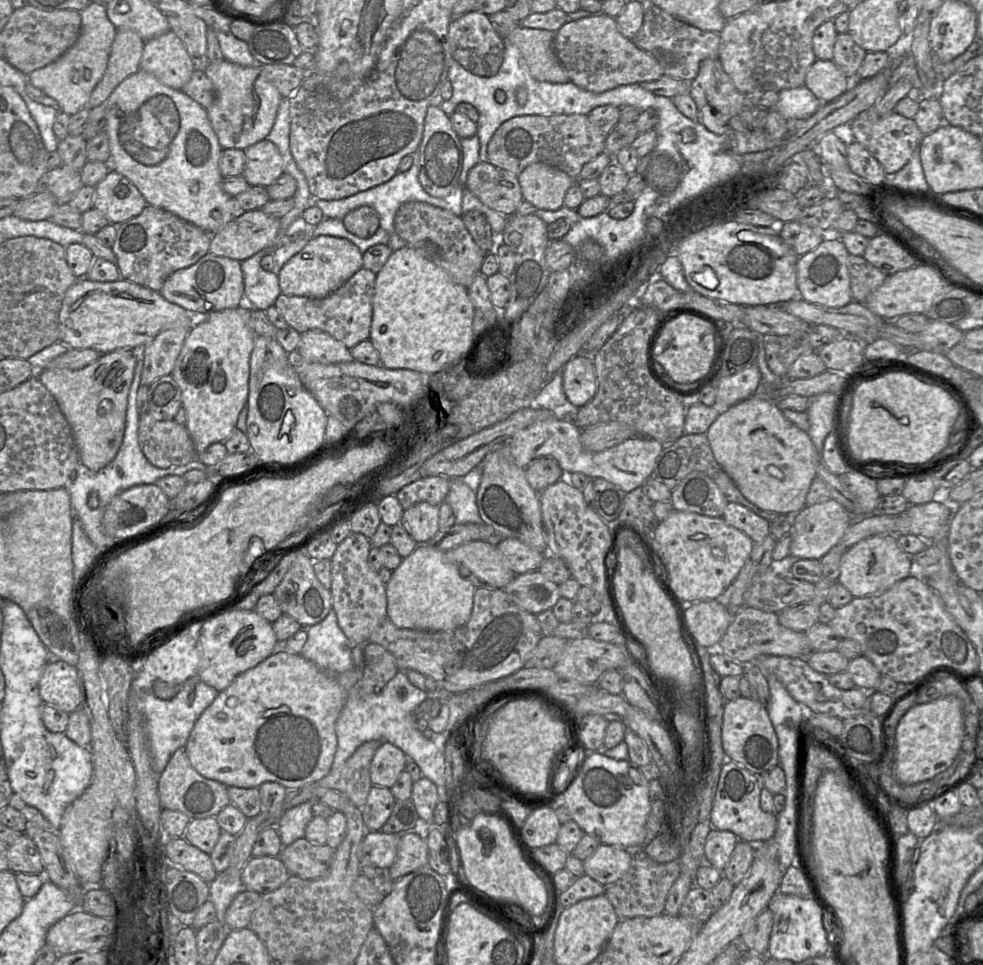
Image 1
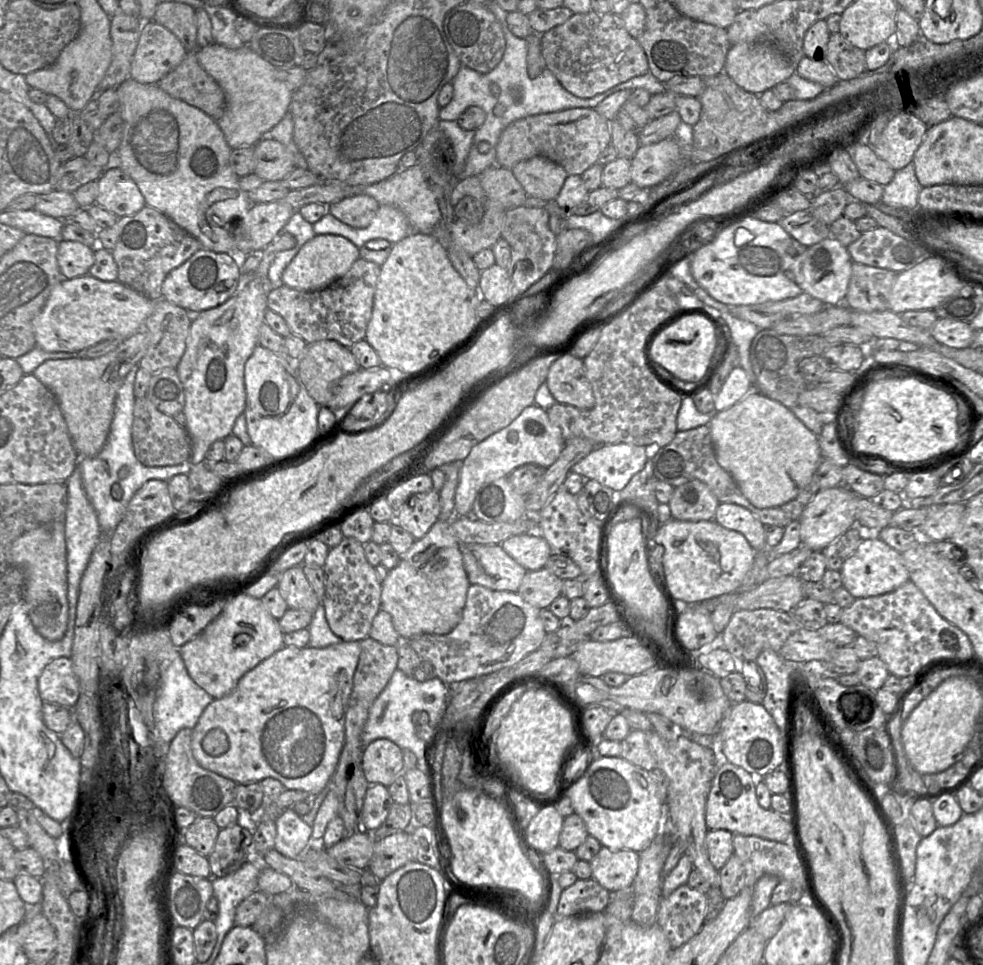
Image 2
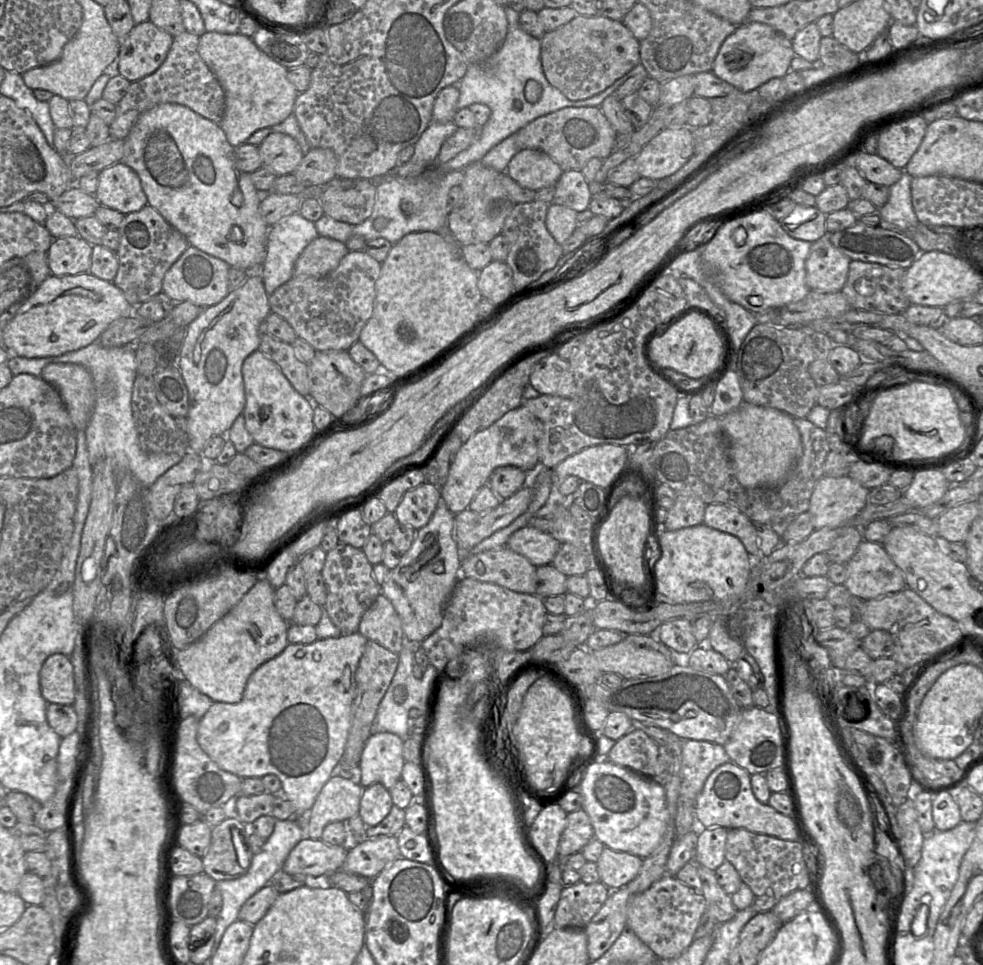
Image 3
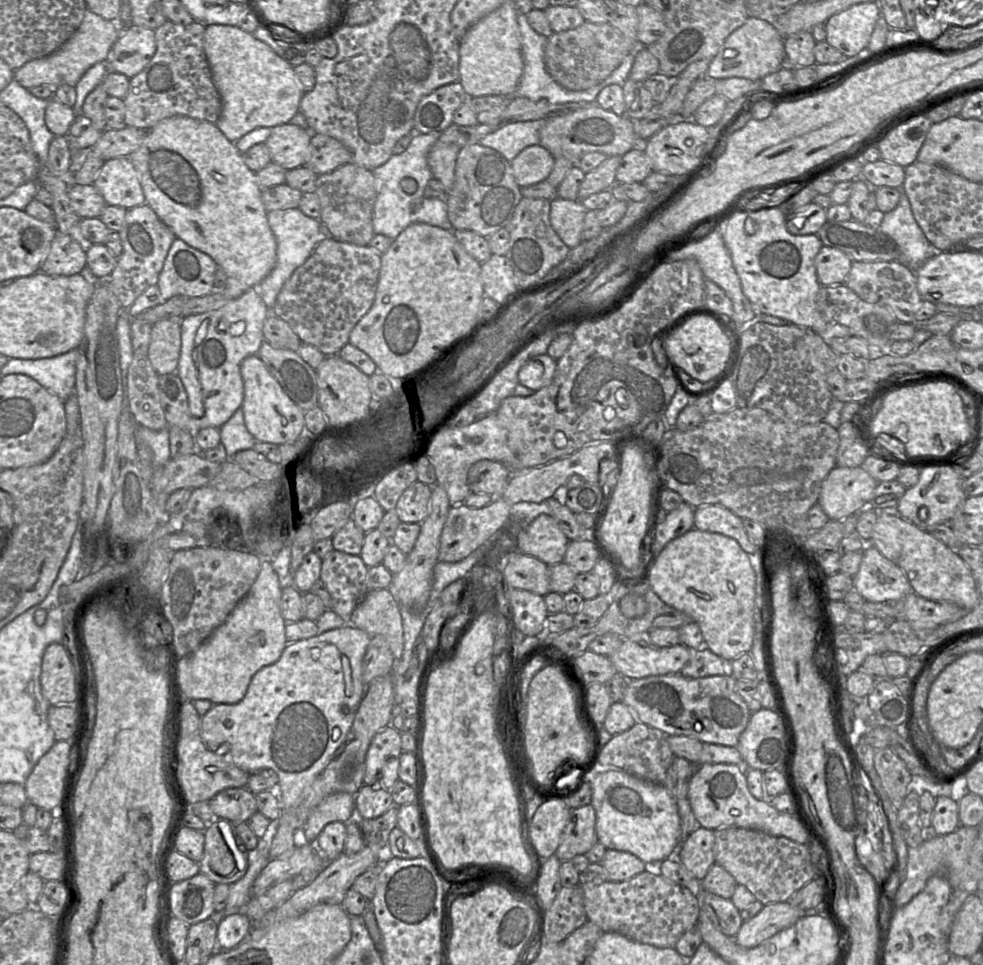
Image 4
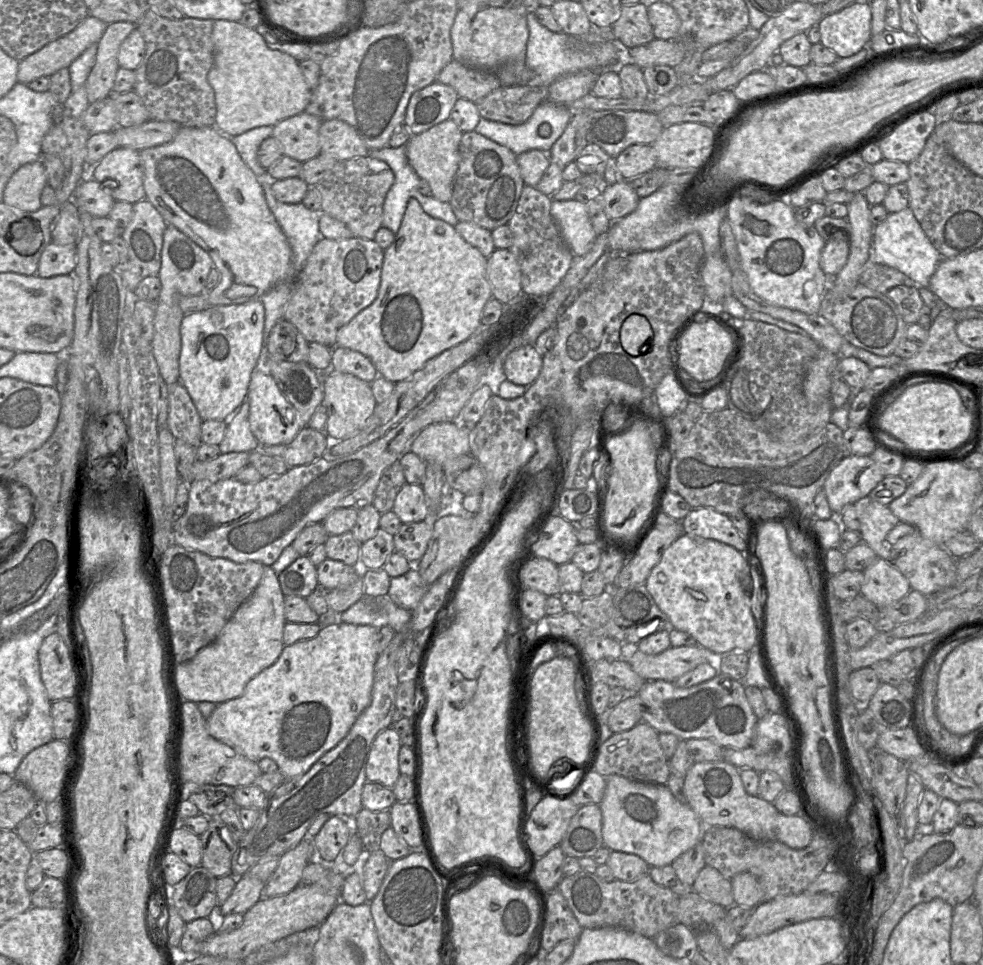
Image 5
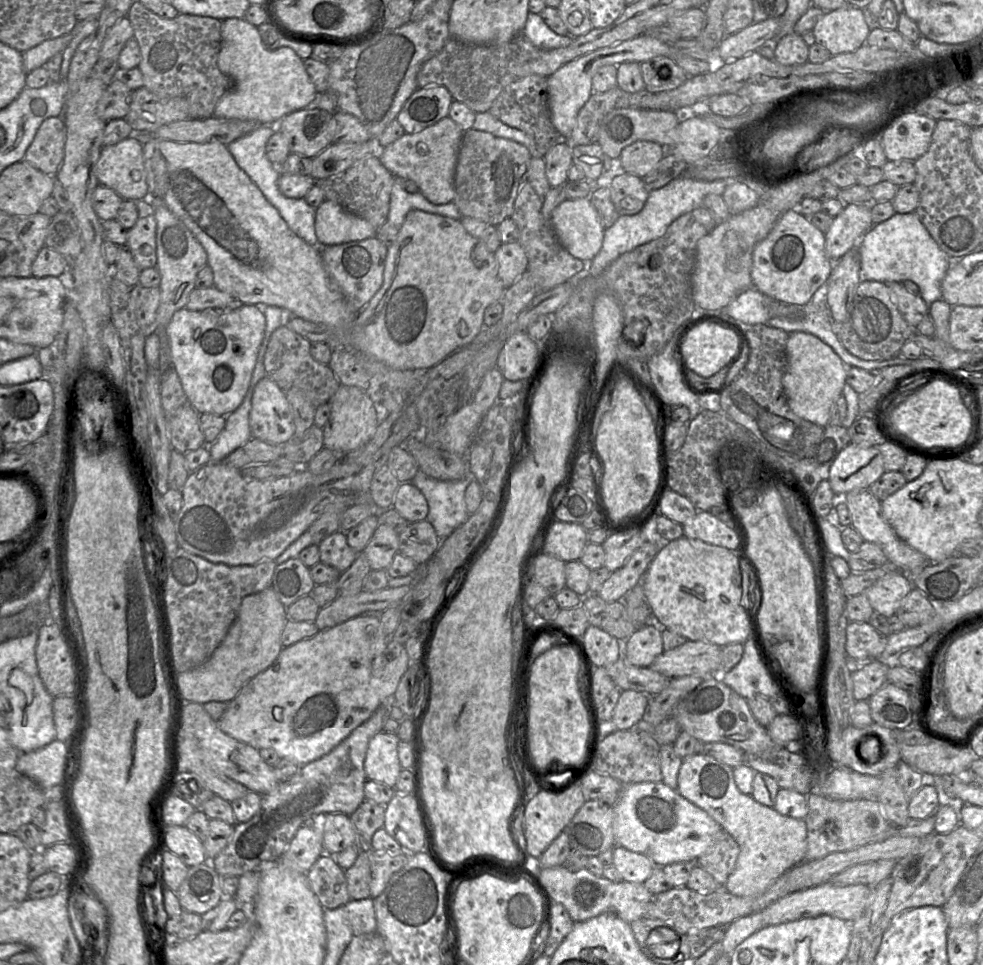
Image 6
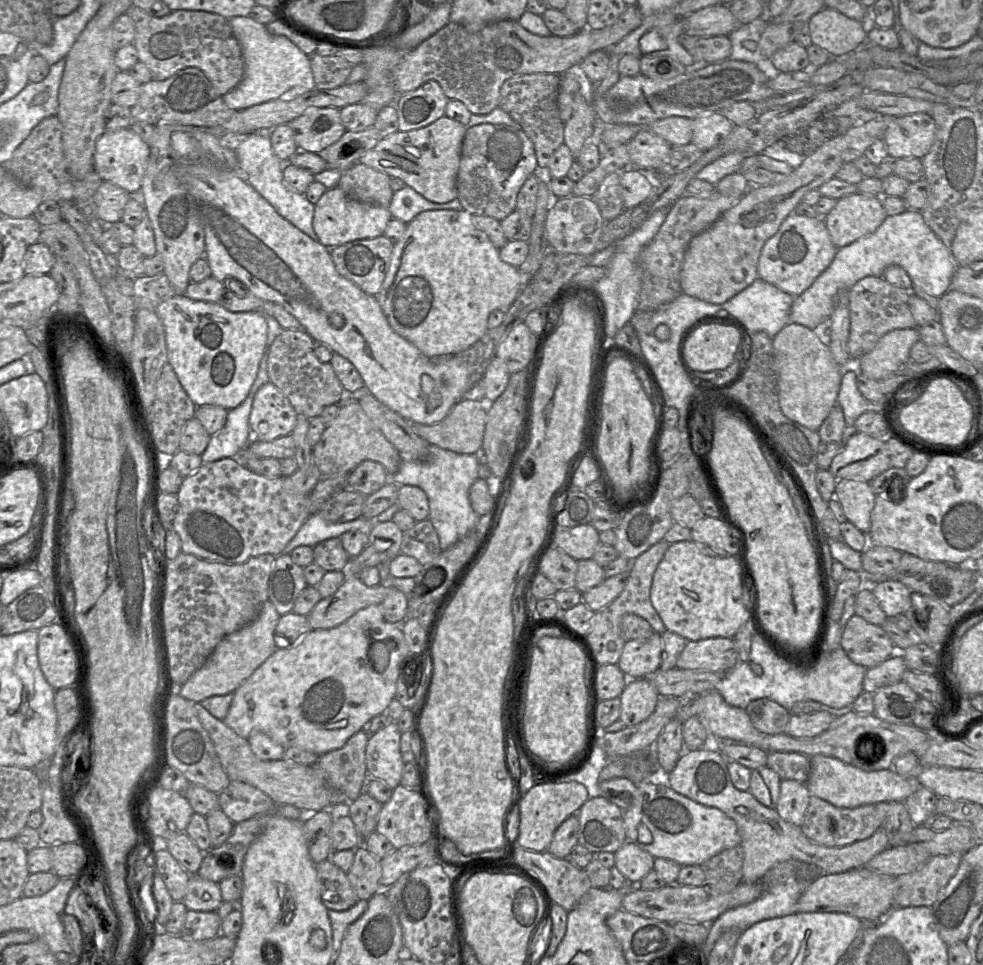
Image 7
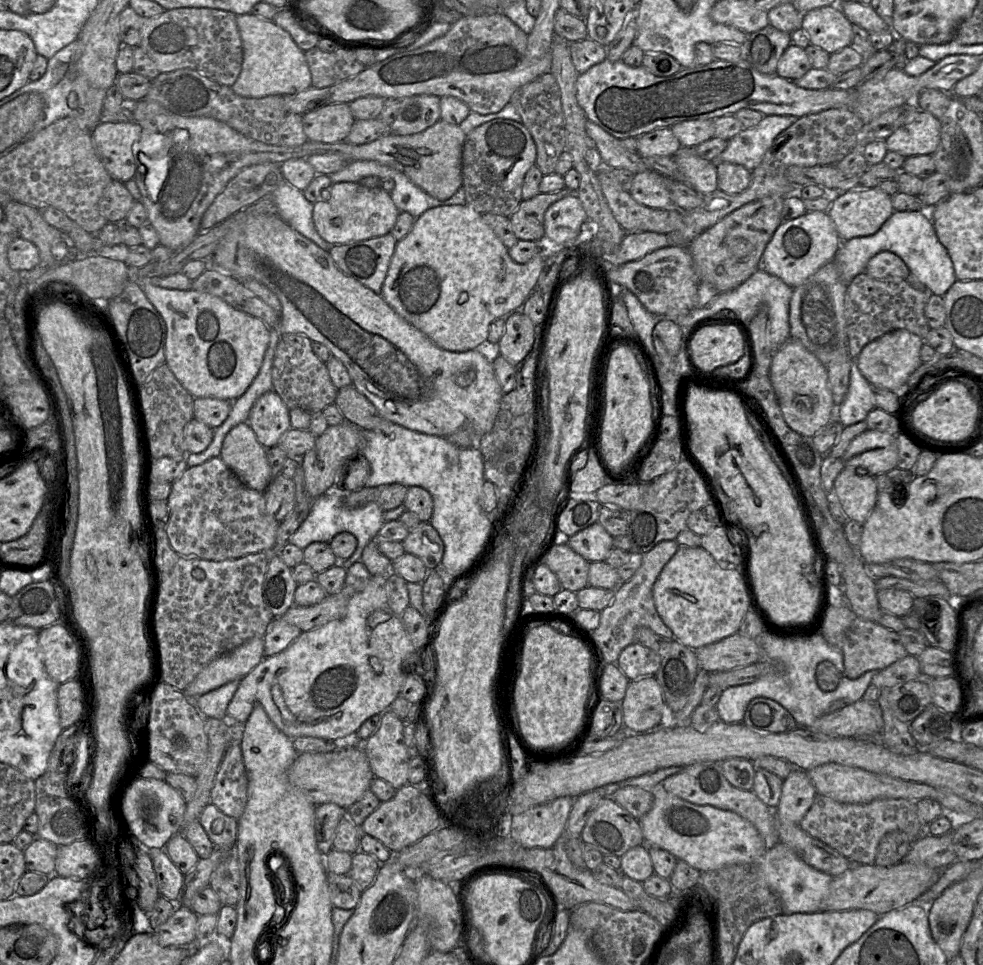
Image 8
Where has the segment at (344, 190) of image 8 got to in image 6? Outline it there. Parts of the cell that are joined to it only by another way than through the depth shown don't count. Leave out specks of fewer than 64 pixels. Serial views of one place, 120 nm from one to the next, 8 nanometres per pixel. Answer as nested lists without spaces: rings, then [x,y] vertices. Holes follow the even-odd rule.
[[[325,199],[316,209],[315,233],[319,247],[364,240],[375,236],[377,230],[334,201]]]

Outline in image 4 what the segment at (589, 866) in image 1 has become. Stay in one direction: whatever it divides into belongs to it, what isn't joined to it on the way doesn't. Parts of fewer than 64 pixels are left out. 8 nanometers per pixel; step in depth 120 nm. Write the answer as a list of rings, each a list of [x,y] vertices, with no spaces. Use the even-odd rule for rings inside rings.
[[[607,849],[600,863],[608,873],[608,880],[614,882],[629,880],[647,869],[647,864],[637,856],[614,849]]]

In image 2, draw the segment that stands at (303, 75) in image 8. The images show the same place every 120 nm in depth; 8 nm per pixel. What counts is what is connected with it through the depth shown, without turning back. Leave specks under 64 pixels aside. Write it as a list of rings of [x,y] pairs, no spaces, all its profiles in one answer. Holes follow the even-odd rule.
[[[214,42],[198,48],[196,57],[225,94],[225,110],[217,124],[231,149],[254,146],[289,111],[293,91],[279,78],[277,68],[255,53],[249,45],[229,49]]]

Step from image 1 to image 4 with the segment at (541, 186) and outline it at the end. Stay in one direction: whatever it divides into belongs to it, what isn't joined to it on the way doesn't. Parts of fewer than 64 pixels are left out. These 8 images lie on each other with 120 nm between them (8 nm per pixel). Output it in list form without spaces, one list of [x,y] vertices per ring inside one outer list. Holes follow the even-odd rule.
[[[541,145],[523,149],[510,163],[517,184],[522,187],[546,180],[554,167],[555,158]]]

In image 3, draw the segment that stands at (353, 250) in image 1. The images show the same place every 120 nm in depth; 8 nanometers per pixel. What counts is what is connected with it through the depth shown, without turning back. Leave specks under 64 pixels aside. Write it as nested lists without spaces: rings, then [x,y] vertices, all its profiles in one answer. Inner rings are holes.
[[[318,236],[302,251],[293,271],[294,277],[321,278],[335,270],[349,252],[344,242]]]

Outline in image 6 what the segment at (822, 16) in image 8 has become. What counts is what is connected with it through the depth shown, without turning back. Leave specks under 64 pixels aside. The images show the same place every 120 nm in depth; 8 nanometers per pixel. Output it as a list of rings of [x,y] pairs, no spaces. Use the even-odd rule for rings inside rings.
[[[845,6],[824,12],[812,29],[817,44],[825,47],[832,56],[852,52],[866,43],[870,32],[870,21],[866,9]]]

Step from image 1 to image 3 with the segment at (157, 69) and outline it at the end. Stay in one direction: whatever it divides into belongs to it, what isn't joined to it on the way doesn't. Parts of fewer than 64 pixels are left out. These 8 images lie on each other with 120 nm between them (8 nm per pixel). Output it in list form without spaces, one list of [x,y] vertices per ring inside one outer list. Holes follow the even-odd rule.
[[[151,21],[135,24],[120,42],[115,71],[130,82],[155,72],[167,57],[173,36]]]

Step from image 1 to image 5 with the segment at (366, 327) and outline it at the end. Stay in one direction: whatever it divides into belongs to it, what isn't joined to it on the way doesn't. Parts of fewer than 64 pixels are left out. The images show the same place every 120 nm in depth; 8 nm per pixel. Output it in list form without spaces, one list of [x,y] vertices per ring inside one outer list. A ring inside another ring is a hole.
[[[359,237],[349,239],[321,238],[293,281],[293,294],[287,305],[284,319],[294,324],[305,339],[334,348],[339,328],[352,320],[361,310],[373,303],[381,283],[384,252],[375,240]]]

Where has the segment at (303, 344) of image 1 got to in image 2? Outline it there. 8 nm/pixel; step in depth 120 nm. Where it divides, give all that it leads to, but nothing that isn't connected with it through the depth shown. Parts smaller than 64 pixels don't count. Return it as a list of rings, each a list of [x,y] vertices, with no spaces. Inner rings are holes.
[[[320,340],[307,345],[304,356],[299,359],[298,372],[310,396],[320,406],[334,410],[334,386],[344,376],[360,368],[350,348],[335,340]]]

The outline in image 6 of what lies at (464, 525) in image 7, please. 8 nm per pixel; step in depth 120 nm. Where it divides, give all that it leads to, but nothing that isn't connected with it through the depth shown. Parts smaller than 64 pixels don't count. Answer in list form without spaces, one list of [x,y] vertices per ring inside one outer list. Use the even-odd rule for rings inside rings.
[[[418,471],[411,483],[425,496],[429,512],[427,520],[433,525],[440,540],[448,537],[468,518],[465,491],[473,480],[469,476],[456,480],[439,480]]]

